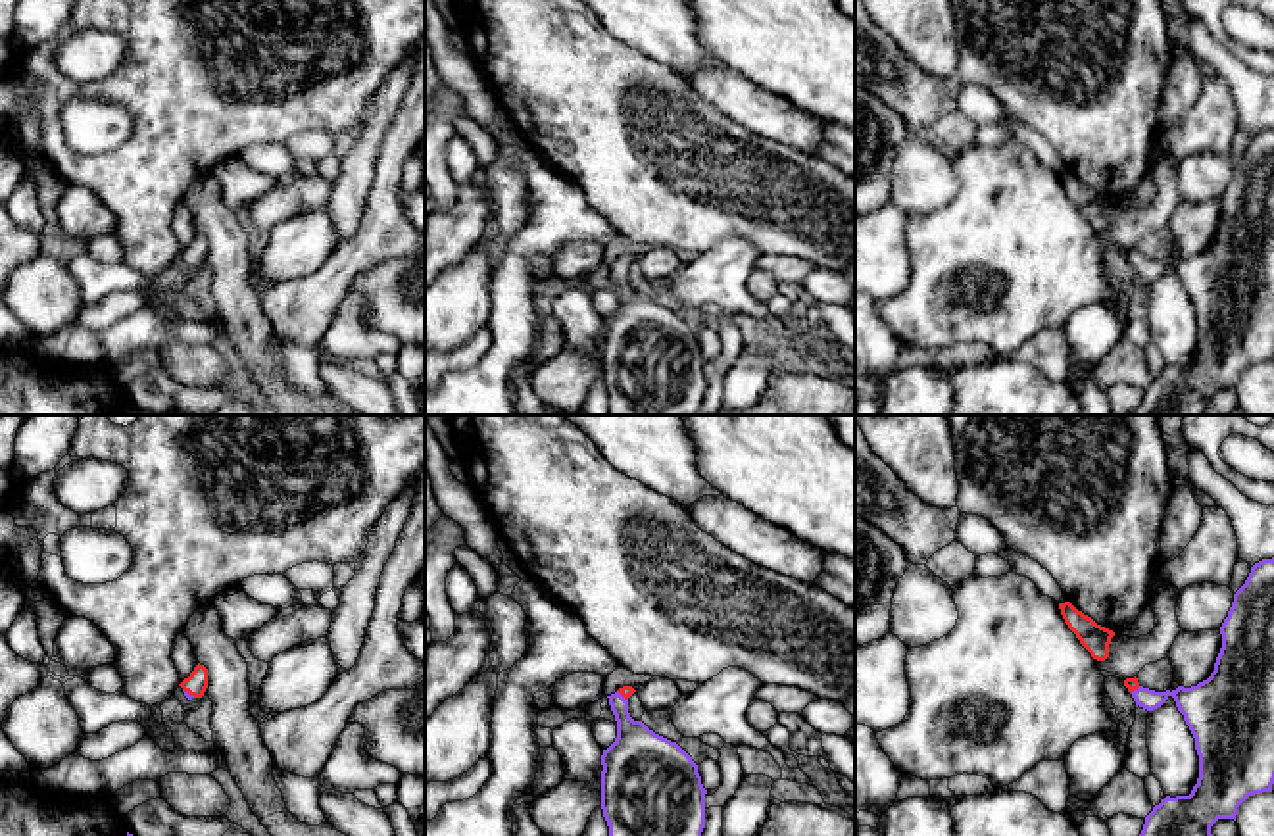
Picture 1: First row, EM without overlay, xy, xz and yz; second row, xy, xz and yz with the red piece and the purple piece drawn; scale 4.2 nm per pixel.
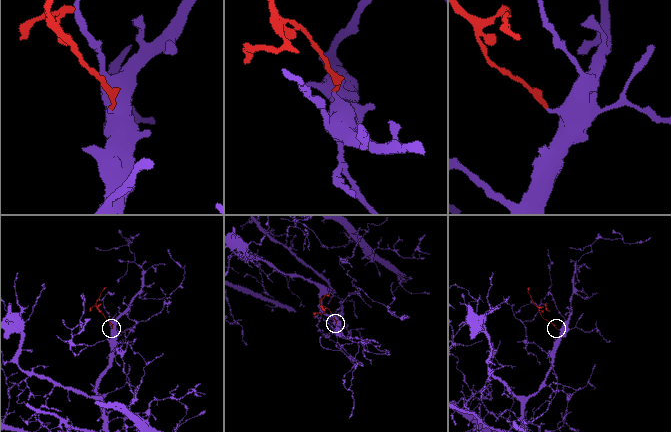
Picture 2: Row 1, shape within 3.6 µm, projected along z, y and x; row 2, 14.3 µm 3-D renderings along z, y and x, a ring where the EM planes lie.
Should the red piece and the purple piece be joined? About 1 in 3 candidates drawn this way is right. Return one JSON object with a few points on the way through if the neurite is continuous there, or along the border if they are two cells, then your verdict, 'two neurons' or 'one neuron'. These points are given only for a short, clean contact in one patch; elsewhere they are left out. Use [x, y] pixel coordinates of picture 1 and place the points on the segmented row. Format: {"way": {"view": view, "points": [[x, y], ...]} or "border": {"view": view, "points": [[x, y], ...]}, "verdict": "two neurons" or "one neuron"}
{"way": {"view": "xy", "points": [[196, 683], [189, 692], [187, 694]]}, "verdict": "one neuron"}

